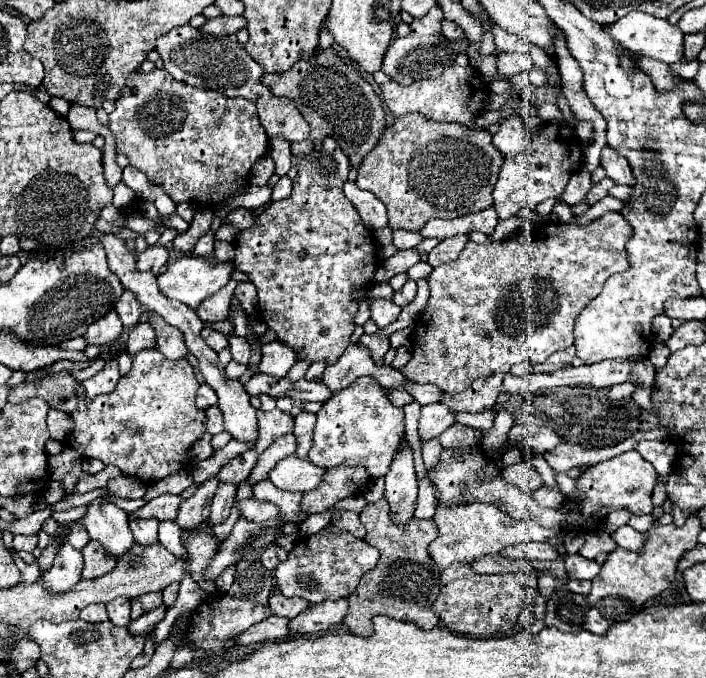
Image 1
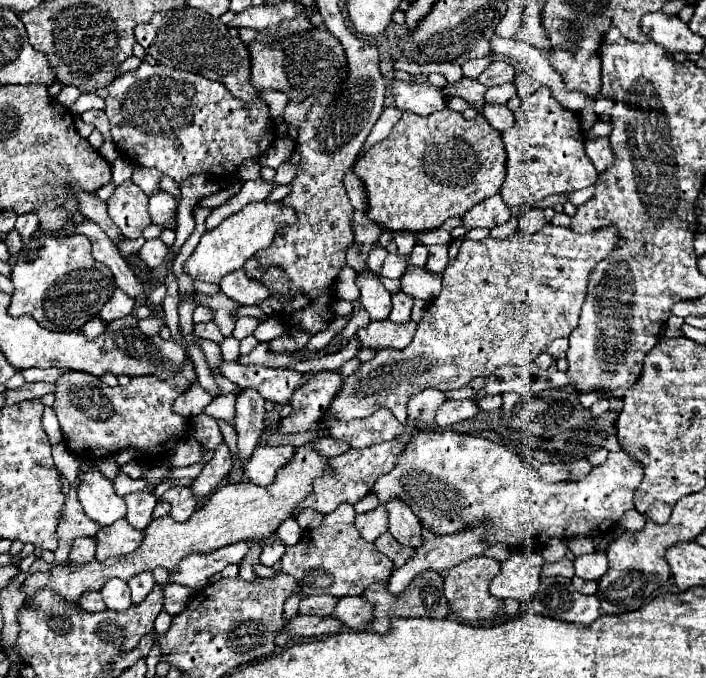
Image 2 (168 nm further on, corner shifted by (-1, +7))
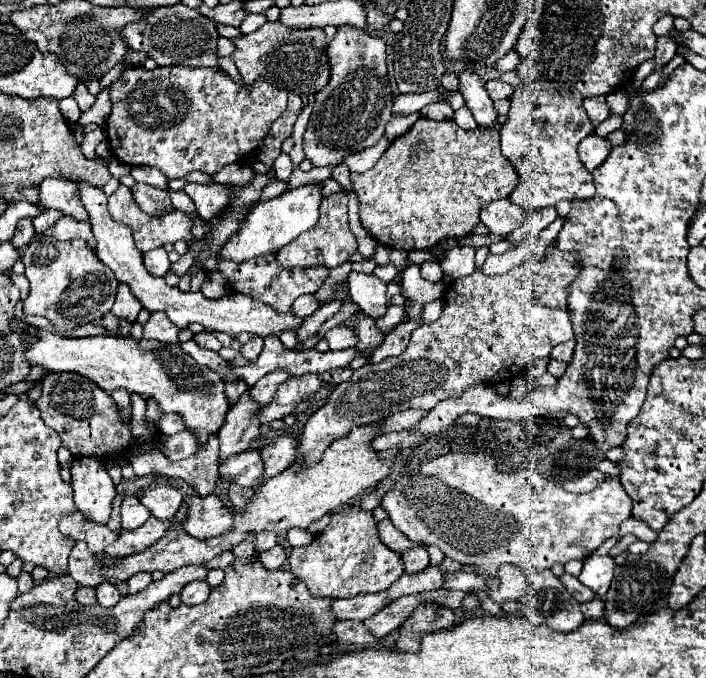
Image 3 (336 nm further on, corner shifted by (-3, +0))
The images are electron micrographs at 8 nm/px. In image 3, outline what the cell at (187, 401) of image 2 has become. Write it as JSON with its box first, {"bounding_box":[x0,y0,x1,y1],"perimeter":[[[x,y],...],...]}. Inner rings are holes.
{"bounding_box":[158,414,184,434],"perimeter":[[[164,414],[162,420],[158,422],[158,430],[160,434],[178,434],[184,430],[182,418],[178,414]]]}

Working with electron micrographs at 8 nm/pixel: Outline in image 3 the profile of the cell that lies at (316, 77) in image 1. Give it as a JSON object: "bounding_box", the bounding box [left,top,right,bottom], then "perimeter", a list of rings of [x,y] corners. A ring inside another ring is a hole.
{"bounding_box":[232,22,330,96],"perimeter":[[[266,22],[262,28],[258,28],[252,34],[232,38],[232,44],[236,48],[232,60],[246,84],[262,76],[268,82],[272,82],[276,88],[282,88],[286,92],[296,92],[300,96],[306,96],[308,92],[318,92],[318,88],[324,88],[328,84],[330,68],[328,68],[322,28],[294,30],[278,22]]]}

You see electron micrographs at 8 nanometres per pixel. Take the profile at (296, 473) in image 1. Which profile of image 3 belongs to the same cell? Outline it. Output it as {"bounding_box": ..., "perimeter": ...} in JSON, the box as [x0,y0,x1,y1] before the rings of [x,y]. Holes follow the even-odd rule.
{"bounding_box":[218,450,264,488],"perimeter":[[[246,450],[238,456],[228,456],[226,460],[220,460],[218,470],[222,480],[250,488],[256,480],[260,480],[264,472],[264,462],[256,450]]]}

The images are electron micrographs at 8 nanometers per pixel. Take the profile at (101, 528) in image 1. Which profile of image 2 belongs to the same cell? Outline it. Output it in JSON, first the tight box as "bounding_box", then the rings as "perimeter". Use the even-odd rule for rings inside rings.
{"bounding_box":[78,467,126,527],"perimeter":[[[96,467],[84,473],[84,479],[78,487],[78,501],[82,503],[84,513],[100,527],[108,527],[126,517],[124,499],[114,493],[112,481],[102,477]]]}

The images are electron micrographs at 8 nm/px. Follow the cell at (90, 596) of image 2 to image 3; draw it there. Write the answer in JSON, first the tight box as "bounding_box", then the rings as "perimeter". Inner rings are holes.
{"bounding_box":[76,586,96,606],"perimeter":[[[78,586],[76,600],[80,604],[84,604],[84,606],[92,606],[92,604],[96,604],[96,590],[94,588],[86,588],[86,586]]]}

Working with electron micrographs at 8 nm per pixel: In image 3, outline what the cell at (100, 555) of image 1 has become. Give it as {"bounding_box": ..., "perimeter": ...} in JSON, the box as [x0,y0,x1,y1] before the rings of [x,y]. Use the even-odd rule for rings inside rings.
{"bounding_box":[106,516,172,558],"perimeter":[[[150,516],[146,520],[144,526],[140,526],[138,530],[122,530],[120,538],[106,546],[106,554],[112,556],[112,558],[124,558],[124,556],[130,556],[130,554],[138,554],[138,552],[144,552],[148,550],[158,538],[162,538],[168,530],[168,526],[172,526],[170,522],[166,520],[158,520],[154,516]]]}

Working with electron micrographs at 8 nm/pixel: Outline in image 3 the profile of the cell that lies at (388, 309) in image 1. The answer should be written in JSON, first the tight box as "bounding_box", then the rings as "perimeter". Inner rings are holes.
{"bounding_box":[348,272,386,318],"perimeter":[[[350,272],[348,276],[348,294],[372,318],[380,318],[386,312],[386,282],[374,274]]]}

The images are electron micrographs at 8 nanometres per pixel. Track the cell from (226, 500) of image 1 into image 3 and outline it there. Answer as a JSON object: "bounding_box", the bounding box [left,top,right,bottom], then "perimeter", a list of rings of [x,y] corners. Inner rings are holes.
{"bounding_box":[250,368,290,406],"perimeter":[[[286,368],[274,370],[274,372],[266,374],[262,380],[258,380],[258,382],[250,388],[250,396],[252,396],[256,402],[260,402],[262,406],[266,406],[266,404],[272,400],[278,384],[286,382],[288,378],[290,378],[290,372],[288,372]]]}

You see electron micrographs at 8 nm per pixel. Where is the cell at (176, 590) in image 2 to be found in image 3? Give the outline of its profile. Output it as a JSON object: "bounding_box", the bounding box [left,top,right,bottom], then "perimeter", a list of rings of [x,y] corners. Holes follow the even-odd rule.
{"bounding_box":[180,580,210,604],"perimeter":[[[194,580],[190,584],[186,584],[186,588],[182,588],[180,592],[180,598],[184,604],[202,604],[208,594],[210,594],[210,584],[204,582],[204,580]]]}

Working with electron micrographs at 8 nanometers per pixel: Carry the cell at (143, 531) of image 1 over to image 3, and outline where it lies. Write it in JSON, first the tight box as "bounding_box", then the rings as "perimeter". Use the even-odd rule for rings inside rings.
{"bounding_box":[120,496,150,530],"perimeter":[[[126,496],[122,500],[120,514],[122,514],[122,530],[136,530],[148,520],[150,510],[142,506],[136,496]]]}

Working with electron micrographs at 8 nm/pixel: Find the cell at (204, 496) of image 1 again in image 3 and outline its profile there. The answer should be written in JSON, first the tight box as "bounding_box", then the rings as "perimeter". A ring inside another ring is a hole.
{"bounding_box":[218,394,260,458],"perimeter":[[[242,394],[238,402],[228,410],[226,424],[218,432],[220,440],[220,458],[228,458],[232,454],[244,452],[248,444],[258,436],[260,416],[258,408],[254,408],[254,400]]]}

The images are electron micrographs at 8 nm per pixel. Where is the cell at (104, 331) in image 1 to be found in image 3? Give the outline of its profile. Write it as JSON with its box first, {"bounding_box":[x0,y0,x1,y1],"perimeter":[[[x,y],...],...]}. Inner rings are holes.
{"bounding_box":[112,284,142,322],"perimeter":[[[120,284],[112,312],[128,322],[136,322],[140,310],[142,310],[142,304],[138,302],[138,298],[130,292],[130,288],[126,288],[126,284]]]}

